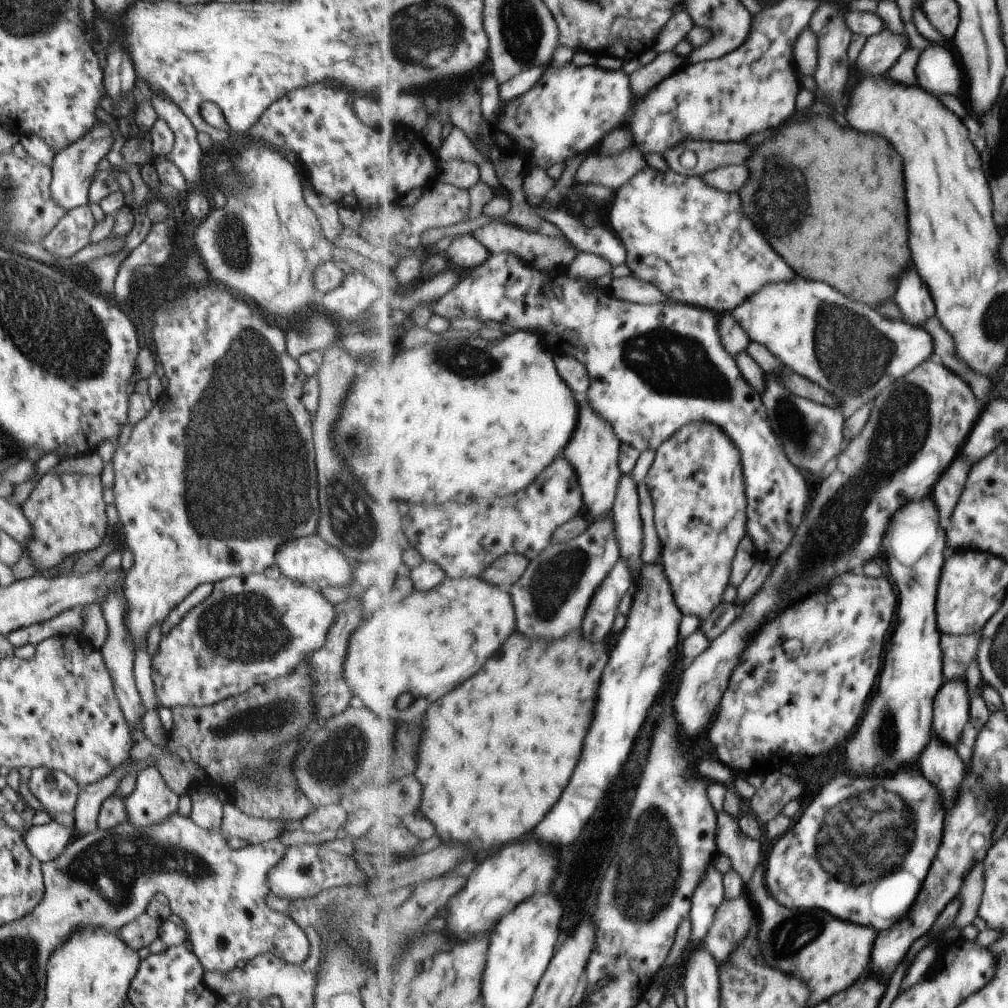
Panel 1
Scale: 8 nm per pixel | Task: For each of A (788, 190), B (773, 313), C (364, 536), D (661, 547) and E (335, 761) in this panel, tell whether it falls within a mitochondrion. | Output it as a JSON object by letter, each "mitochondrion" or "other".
{"A":"mitochondrion","B":"other","C":"mitochondrion","D":"other","E":"mitochondrion"}

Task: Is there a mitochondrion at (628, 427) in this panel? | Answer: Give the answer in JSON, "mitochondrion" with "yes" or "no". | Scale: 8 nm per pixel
{"mitochondrion":"no"}

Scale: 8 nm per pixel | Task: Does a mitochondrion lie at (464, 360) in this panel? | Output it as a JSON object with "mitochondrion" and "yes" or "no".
{"mitochondrion":"yes"}

